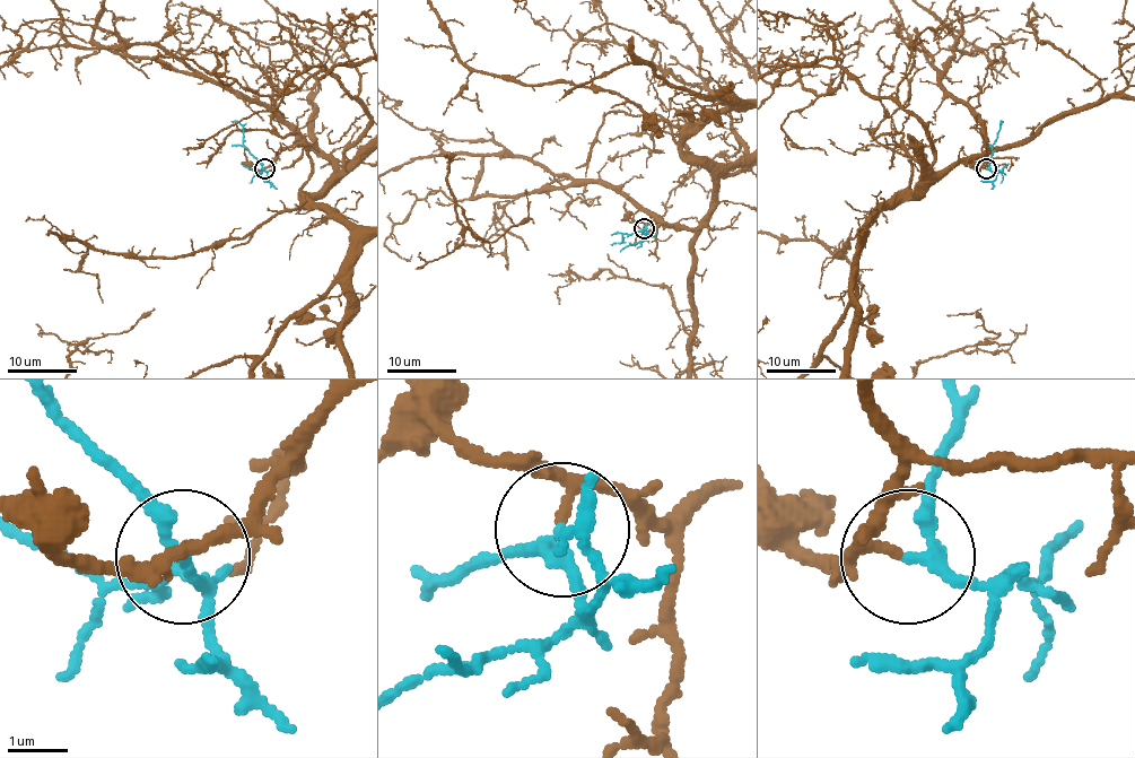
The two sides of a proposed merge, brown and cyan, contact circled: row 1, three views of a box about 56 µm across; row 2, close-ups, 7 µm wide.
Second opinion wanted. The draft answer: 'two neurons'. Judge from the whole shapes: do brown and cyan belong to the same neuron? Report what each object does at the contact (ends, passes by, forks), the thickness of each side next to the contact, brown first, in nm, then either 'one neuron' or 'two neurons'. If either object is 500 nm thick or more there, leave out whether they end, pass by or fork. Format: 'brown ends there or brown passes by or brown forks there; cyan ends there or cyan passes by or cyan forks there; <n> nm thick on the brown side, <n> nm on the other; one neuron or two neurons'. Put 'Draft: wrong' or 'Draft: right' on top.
Draft: wrong
brown passes by; cyan passes by; 150 nm thick on the brown side, 170 nm on the other; one neuron

